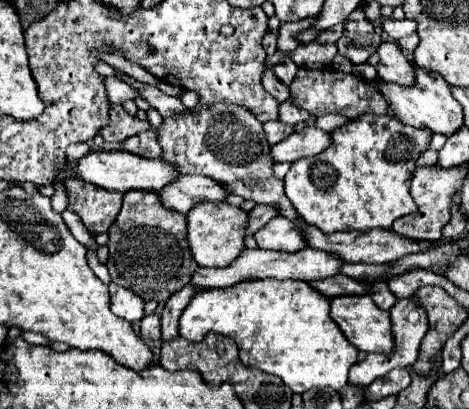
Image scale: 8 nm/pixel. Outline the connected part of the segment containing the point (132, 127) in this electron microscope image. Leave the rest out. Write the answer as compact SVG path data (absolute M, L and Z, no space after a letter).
M112 106L110 124L104 126L104 130L100 130L106 144L124 142L124 138L134 136L138 132L140 132L140 120L134 116L128 116L122 106Z

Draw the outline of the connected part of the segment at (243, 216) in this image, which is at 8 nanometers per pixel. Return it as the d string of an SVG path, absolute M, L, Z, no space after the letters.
M202 202L186 218L188 218L188 244L198 266L210 266L210 268L228 266L244 250L248 212L244 212L240 206L232 206L226 202L218 204Z

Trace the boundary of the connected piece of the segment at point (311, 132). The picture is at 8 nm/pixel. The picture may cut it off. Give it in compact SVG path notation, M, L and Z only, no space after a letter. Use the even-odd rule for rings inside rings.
M310 126L310 128L302 128L300 132L290 134L282 142L274 144L270 148L270 156L274 162L296 162L304 156L320 154L320 150L328 148L328 142L330 142L328 132L324 132L316 126Z

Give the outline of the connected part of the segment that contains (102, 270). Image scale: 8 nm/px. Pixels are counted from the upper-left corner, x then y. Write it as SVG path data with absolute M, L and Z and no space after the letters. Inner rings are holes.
M90 250L90 252L88 252L88 264L90 264L90 268L94 270L94 274L96 274L104 284L110 284L110 282L112 282L110 274L108 274L108 268L106 268L104 264L98 262L98 258L96 258L96 250Z

